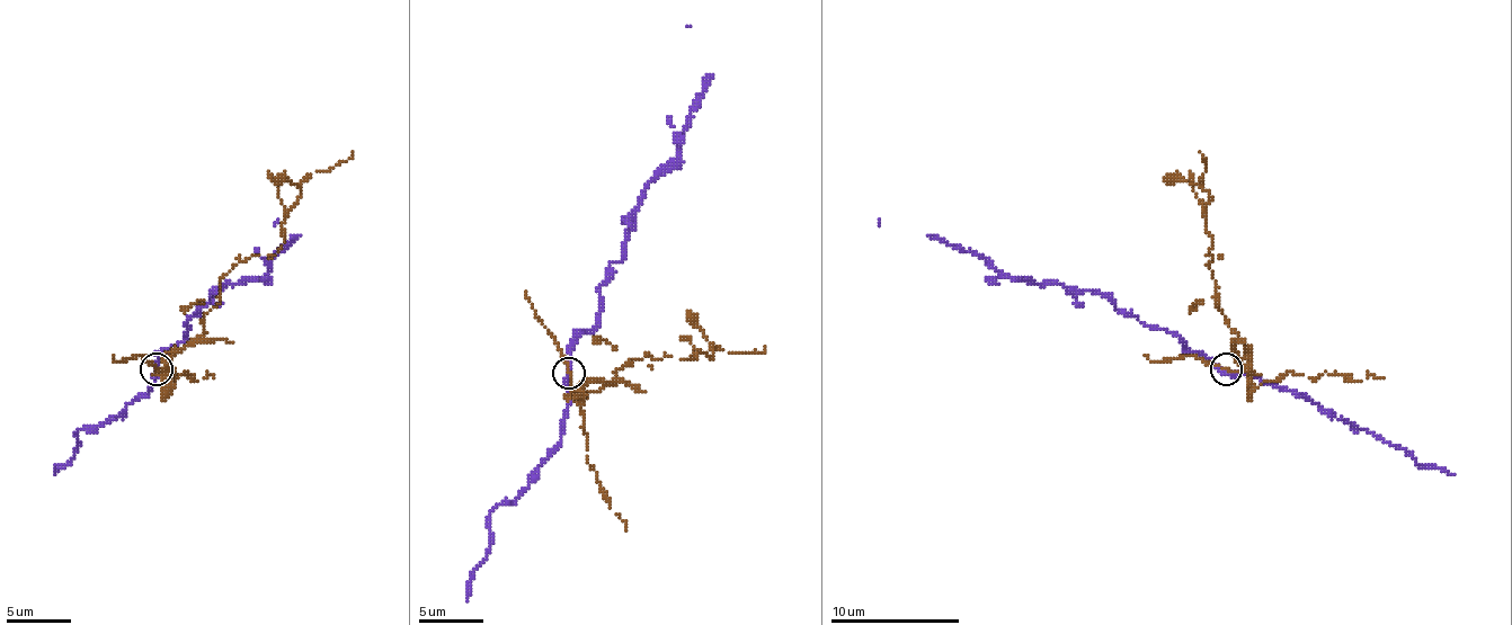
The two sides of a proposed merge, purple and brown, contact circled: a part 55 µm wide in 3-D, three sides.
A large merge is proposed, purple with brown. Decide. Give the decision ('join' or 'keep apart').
keep apart

